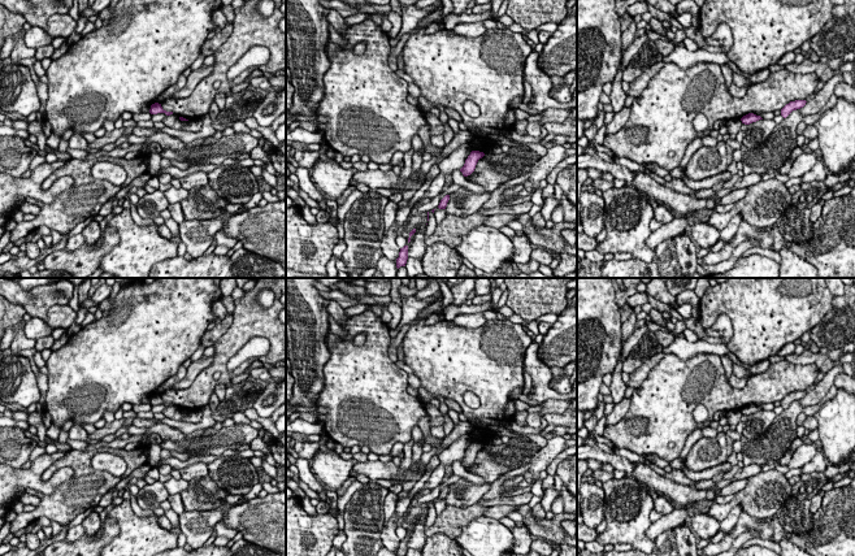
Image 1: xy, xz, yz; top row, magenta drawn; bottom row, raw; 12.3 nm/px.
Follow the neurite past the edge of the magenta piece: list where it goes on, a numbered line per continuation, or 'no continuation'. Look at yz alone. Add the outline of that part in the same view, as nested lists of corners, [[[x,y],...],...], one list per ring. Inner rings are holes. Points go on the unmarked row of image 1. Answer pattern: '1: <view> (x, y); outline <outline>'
no continuation

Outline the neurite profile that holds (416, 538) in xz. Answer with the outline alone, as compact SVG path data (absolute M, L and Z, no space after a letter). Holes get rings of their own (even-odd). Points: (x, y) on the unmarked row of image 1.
M416 498L412 499L411 505L407 509L407 517L403 522L403 527L407 530L408 548L422 551L426 534L424 524L428 514L428 503L420 504Z

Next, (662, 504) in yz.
M657 495L657 498L654 499L654 509L663 516L670 513L674 508L676 505L665 496Z

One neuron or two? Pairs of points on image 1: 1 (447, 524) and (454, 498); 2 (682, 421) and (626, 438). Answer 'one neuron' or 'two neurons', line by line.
1: two neurons
2: one neuron

